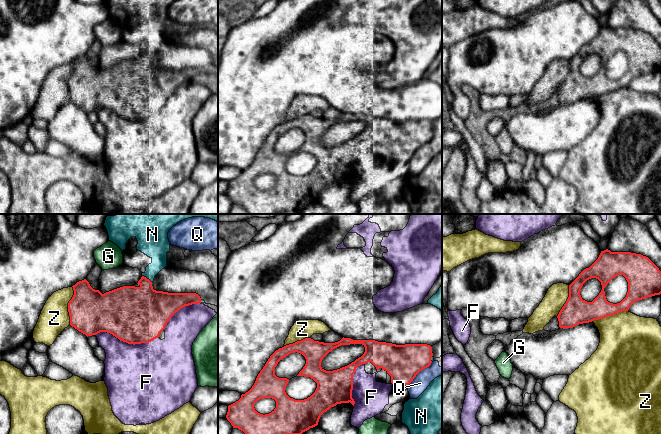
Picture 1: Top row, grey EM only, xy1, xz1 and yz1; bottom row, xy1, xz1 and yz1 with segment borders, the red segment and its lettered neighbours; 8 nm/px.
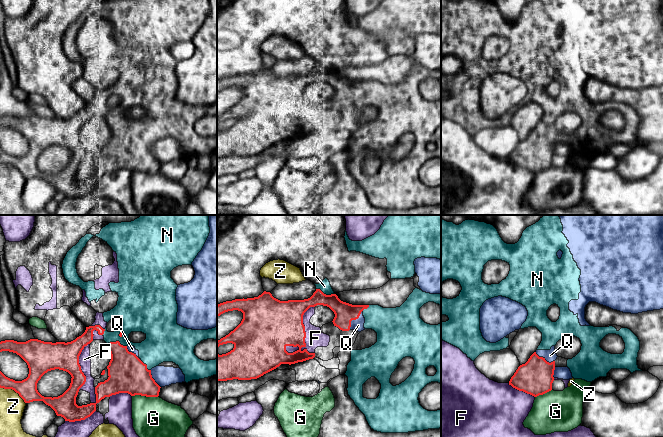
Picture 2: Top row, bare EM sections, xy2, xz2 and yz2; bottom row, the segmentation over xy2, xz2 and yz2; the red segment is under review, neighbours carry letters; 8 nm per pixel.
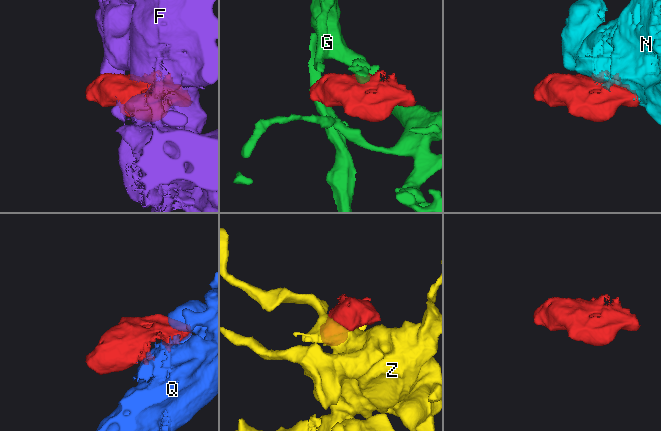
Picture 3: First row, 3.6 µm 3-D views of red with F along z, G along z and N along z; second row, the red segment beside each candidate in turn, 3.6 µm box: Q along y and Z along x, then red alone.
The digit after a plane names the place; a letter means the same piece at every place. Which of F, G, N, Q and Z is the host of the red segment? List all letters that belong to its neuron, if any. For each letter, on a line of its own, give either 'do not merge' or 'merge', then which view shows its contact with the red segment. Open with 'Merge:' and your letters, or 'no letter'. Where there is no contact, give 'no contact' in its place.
Merge: N
F: do not merge | xz2
G: do not merge | xy2
N: merge | xy2
Q: do not merge | xz1
Z: do not merge | xy1

